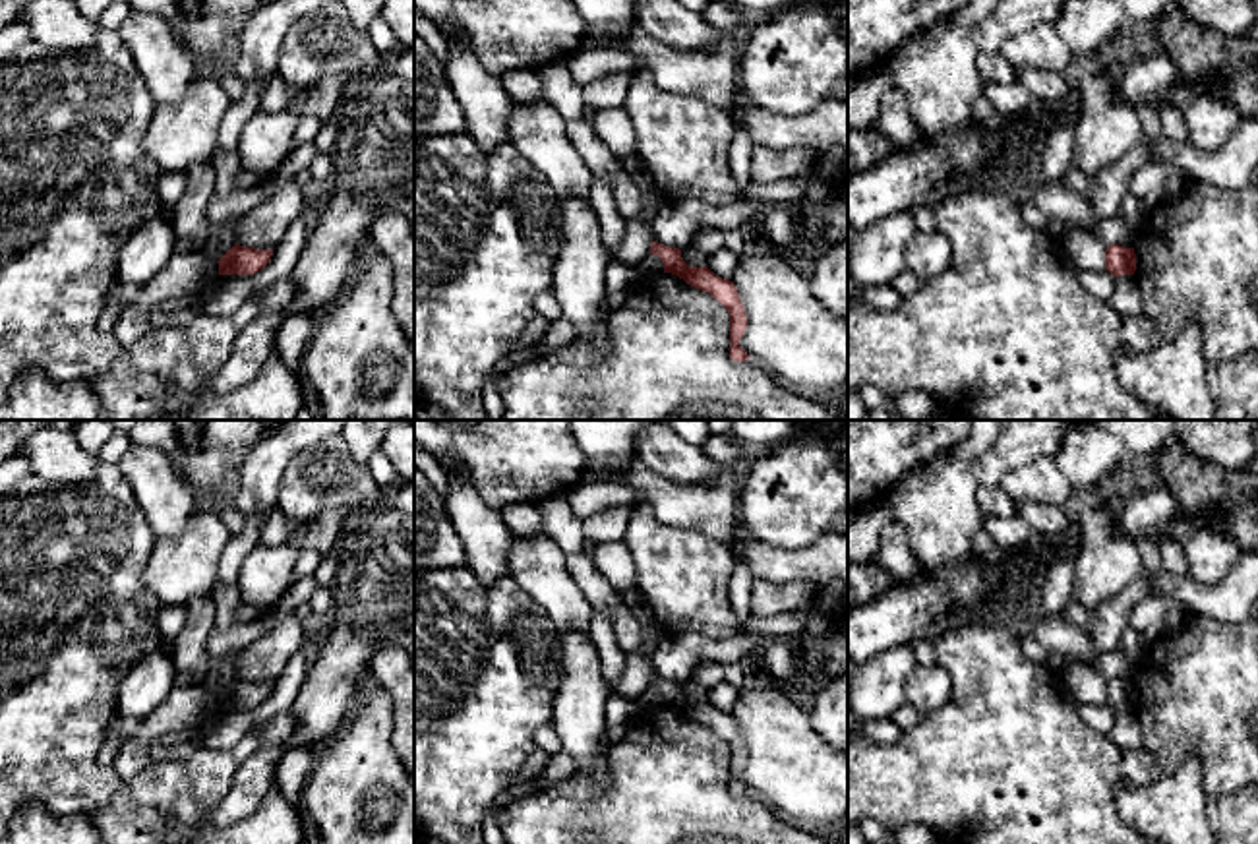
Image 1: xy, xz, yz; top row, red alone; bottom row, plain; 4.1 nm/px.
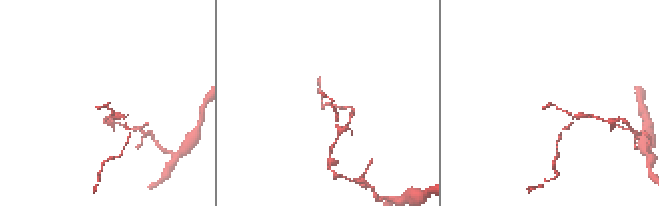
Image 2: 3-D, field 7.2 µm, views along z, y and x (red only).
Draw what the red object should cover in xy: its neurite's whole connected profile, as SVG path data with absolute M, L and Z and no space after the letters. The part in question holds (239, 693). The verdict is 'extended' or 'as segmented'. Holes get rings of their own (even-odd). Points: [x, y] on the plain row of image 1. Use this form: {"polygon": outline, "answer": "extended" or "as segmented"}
{"polygon": "M234 678L217 697L219 708L254 708L271 695L273 683Z", "answer": "as segmented"}

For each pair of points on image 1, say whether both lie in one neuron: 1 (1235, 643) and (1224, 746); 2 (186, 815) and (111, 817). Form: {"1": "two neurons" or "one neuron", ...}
{"1": "one neuron", "2": "one neuron"}

